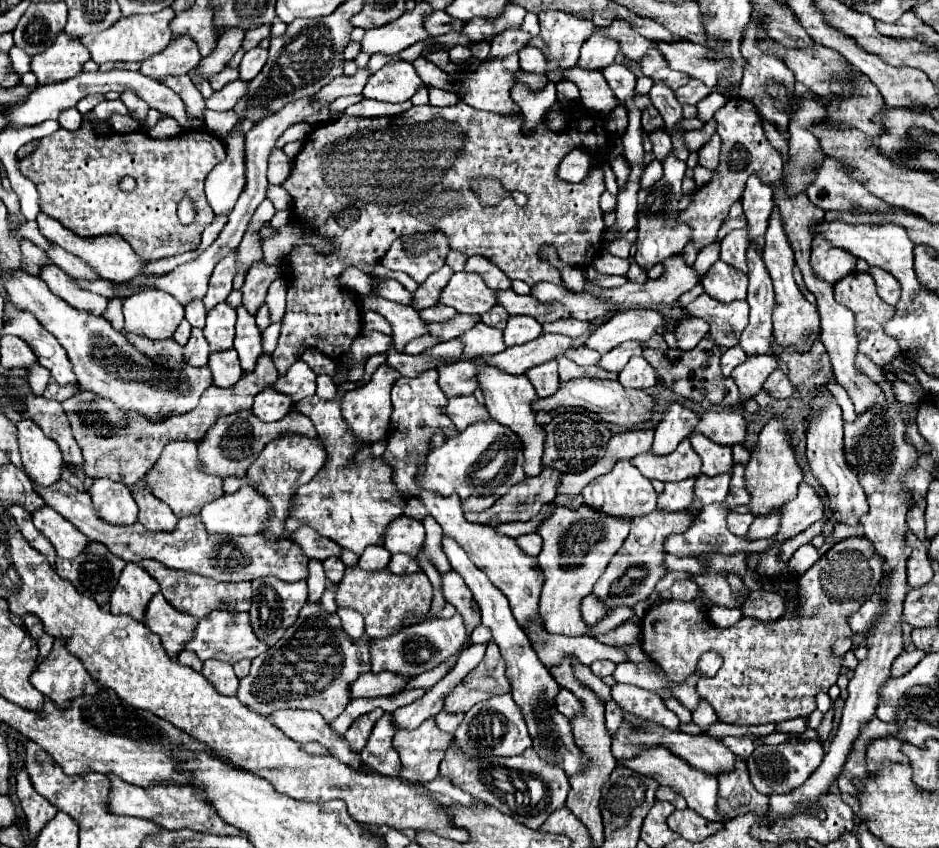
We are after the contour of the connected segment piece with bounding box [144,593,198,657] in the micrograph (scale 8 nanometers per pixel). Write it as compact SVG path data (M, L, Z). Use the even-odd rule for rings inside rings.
M162 593L152 597L144 623L150 631L158 633L162 645L170 657L176 657L184 645L194 637L194 629L198 625L196 617L176 611L168 601L164 601Z

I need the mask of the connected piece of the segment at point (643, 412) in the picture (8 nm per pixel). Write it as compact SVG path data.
M572 379L562 383L560 389L546 399L538 399L534 403L536 411L556 411L560 407L582 407L586 411L598 413L603 422L616 423L622 427L638 425L652 419L656 411L654 399L644 389L624 389L618 381L596 381L596 379Z

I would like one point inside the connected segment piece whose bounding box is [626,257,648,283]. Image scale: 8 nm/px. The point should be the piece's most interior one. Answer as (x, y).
(635, 274)

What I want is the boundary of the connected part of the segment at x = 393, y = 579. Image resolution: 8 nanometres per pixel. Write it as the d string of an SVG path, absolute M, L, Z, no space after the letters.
M358 565L348 567L344 581L340 581L336 591L336 605L350 607L364 617L364 627L370 639L384 639L400 631L400 621L404 613L426 613L432 603L432 585L424 573L394 575L388 569L364 571Z

